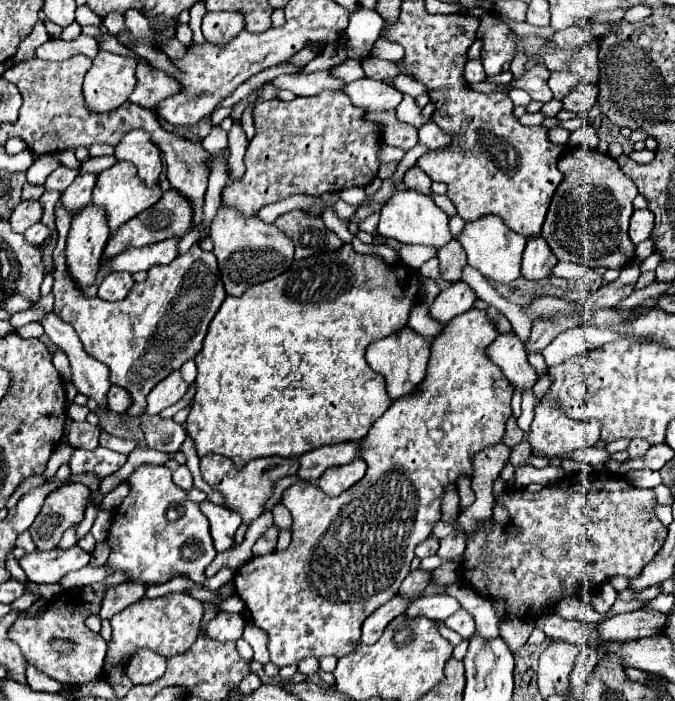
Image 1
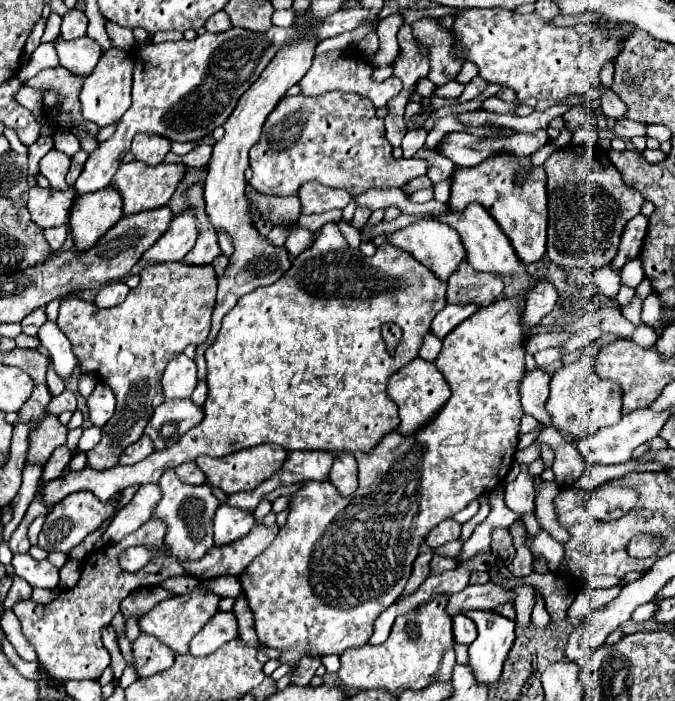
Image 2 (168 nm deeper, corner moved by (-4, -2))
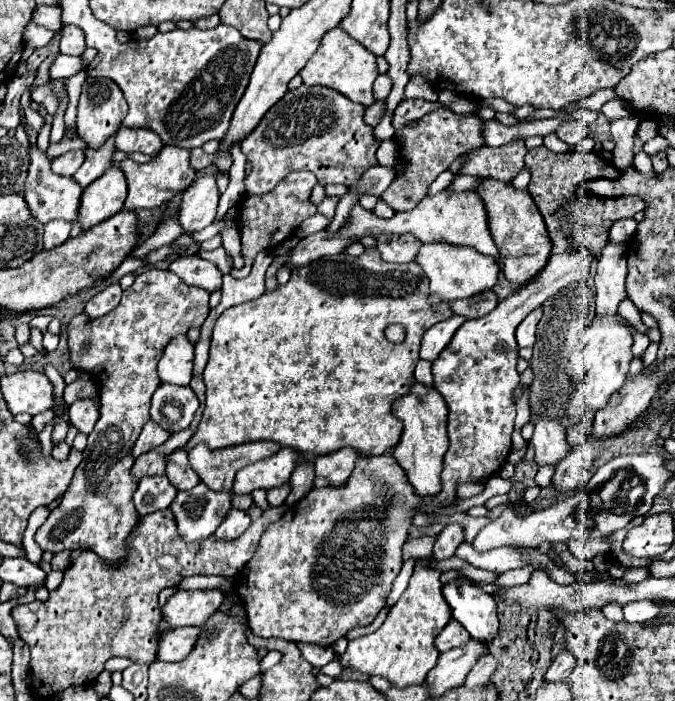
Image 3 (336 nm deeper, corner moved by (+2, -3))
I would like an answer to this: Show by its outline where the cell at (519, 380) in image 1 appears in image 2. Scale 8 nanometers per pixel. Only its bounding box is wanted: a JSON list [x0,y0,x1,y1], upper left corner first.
[520,368,550,426]

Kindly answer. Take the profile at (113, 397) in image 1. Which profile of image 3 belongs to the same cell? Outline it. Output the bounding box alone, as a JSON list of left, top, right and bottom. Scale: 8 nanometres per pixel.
[68,399,98,433]

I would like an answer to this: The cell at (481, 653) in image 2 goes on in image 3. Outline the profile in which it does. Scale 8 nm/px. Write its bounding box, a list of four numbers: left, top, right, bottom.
[442,575,498,643]

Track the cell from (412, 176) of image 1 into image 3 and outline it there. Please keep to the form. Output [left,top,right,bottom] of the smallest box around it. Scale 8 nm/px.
[394,99,443,131]

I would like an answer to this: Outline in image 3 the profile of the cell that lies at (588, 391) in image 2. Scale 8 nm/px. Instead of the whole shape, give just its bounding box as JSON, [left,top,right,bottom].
[566,315,634,421]

